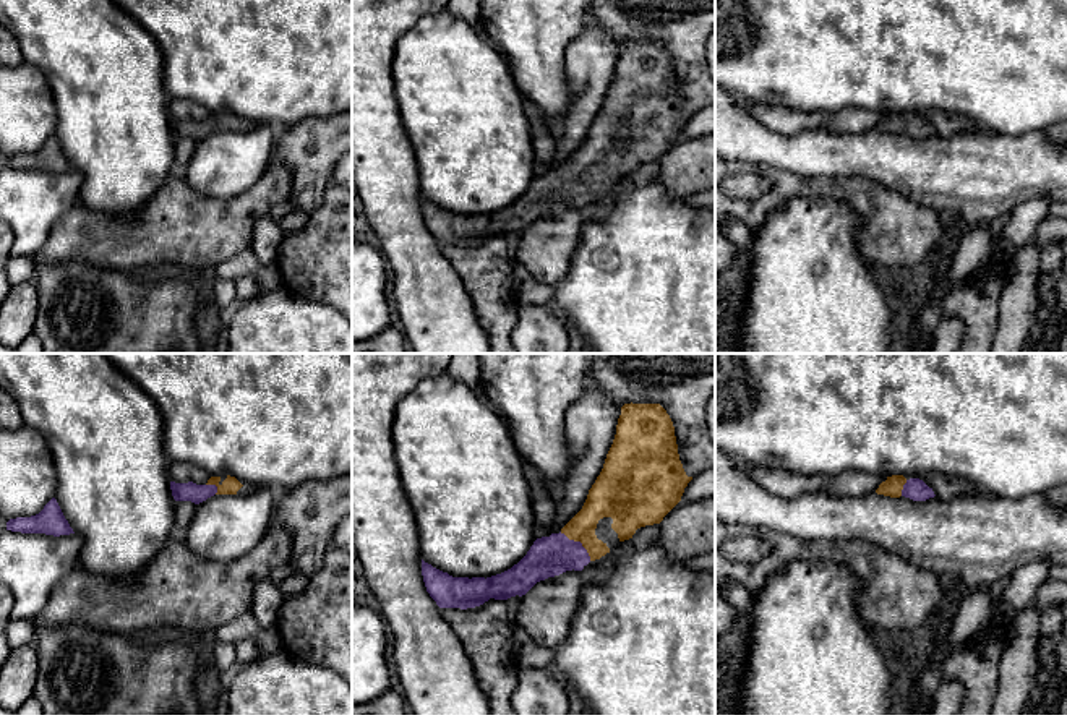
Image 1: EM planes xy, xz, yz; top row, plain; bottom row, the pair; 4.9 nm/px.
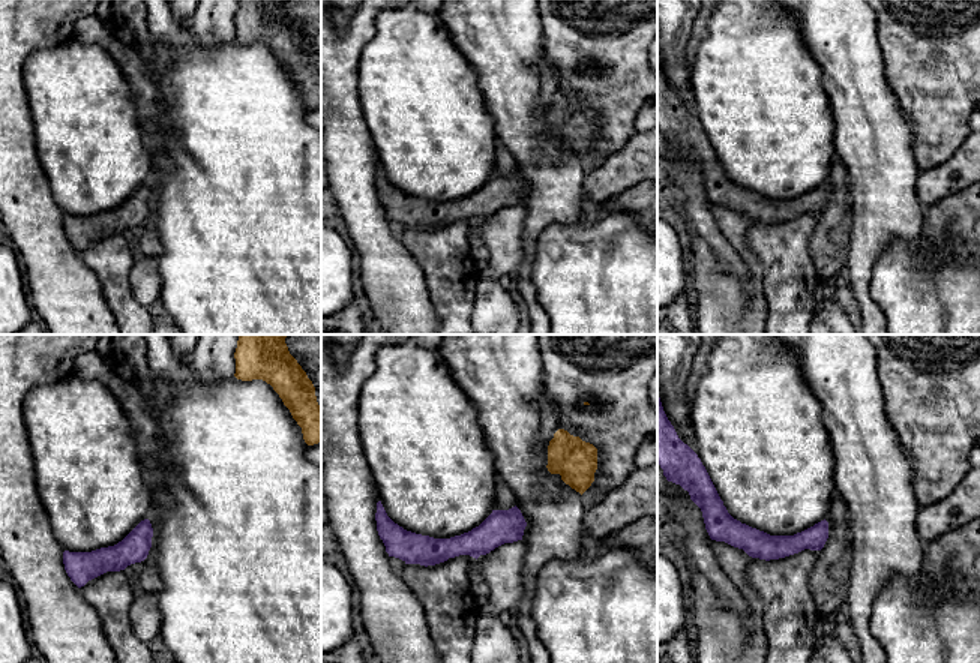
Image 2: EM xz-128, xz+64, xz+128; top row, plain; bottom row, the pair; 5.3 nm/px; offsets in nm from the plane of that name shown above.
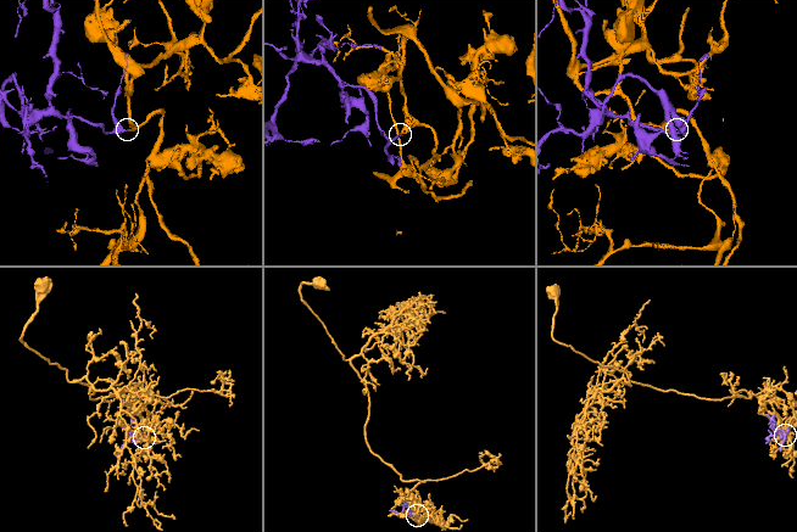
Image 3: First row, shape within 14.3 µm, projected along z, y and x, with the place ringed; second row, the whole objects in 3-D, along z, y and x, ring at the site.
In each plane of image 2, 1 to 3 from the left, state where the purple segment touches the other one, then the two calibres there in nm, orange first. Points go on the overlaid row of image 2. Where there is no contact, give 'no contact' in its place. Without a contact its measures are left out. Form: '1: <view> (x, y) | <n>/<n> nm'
1: no contact
2: no contact
3: no contact

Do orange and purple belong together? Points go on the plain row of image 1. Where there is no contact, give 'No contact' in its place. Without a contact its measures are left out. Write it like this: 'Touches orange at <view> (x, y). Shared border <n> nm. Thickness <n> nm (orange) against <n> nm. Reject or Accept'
Touches orange at xz (579, 177). Shared border 220 nm. Thickness 190 nm (orange) against 200 nm. Accept

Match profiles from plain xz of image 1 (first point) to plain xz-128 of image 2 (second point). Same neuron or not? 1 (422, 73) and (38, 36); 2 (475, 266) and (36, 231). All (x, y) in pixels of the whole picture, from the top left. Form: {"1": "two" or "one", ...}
{"1": "two", "2": "two"}

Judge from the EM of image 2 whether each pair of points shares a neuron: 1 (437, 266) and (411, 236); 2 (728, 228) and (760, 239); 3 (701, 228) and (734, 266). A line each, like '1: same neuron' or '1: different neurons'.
1: same neuron
2: different neurons
3: same neuron

